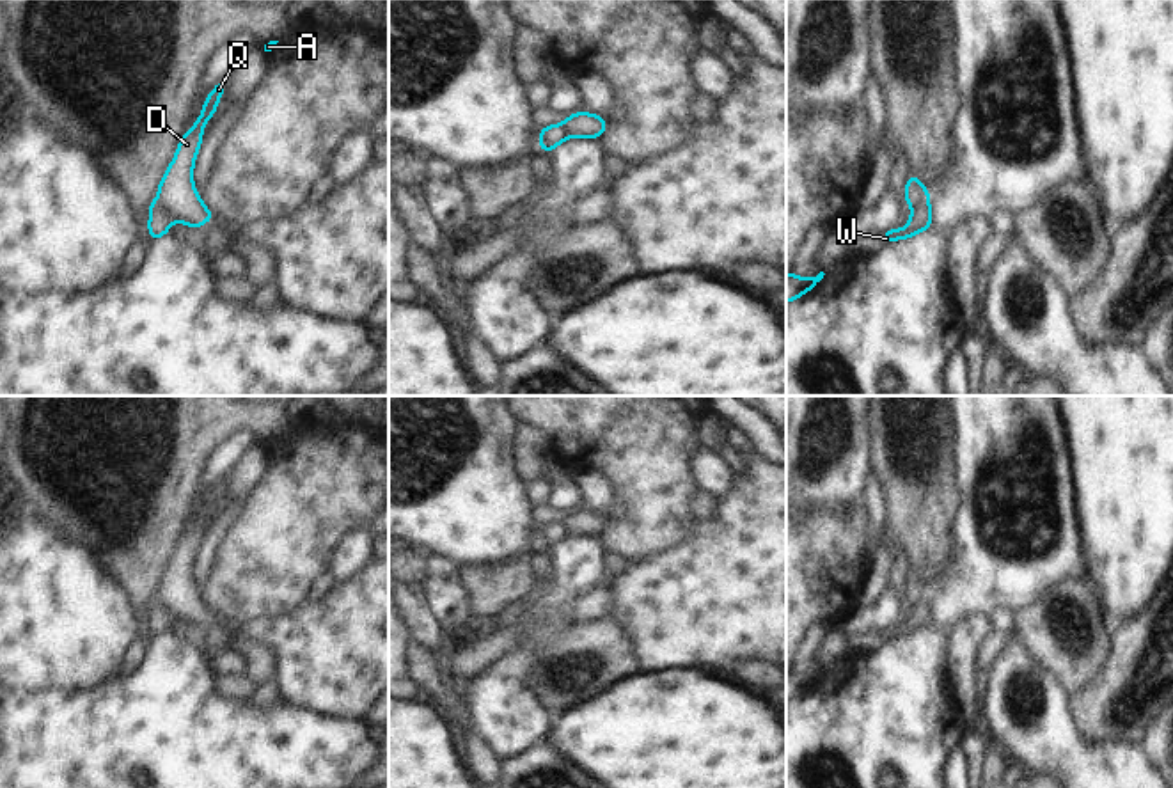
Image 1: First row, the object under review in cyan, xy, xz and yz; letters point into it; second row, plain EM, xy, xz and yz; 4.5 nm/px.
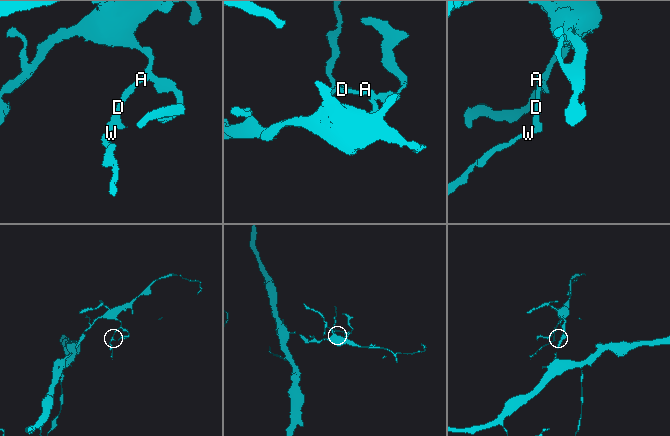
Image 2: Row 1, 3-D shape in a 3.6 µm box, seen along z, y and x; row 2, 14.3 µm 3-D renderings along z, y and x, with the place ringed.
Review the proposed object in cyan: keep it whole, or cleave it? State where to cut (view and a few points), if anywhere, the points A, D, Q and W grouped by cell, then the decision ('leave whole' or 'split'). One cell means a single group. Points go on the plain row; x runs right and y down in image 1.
xy (157, 595), (173, 618) | A D Q / W | split

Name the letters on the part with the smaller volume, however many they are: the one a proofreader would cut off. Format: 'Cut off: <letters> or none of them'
Cut off: W

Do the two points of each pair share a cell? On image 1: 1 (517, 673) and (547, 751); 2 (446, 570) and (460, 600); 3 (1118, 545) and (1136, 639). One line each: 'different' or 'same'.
1: different
2: same
3: different

